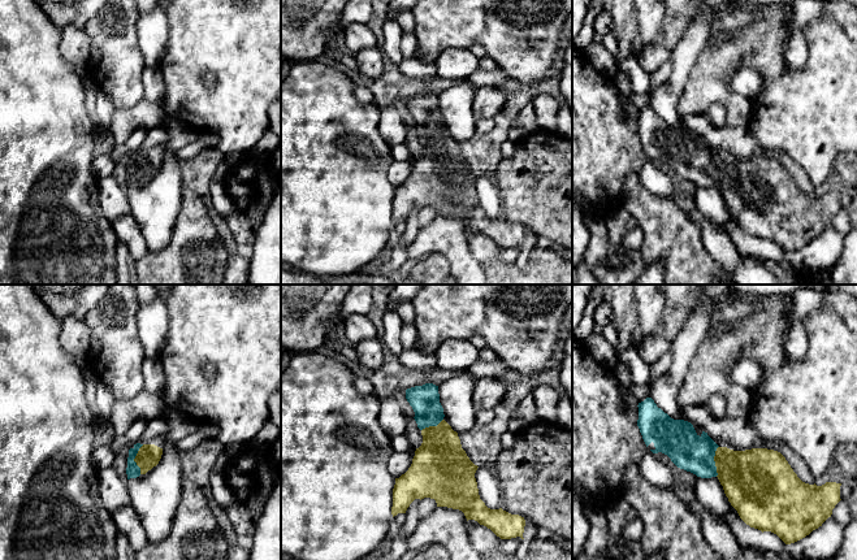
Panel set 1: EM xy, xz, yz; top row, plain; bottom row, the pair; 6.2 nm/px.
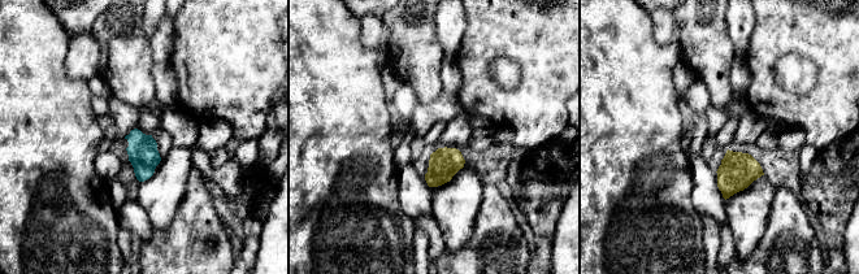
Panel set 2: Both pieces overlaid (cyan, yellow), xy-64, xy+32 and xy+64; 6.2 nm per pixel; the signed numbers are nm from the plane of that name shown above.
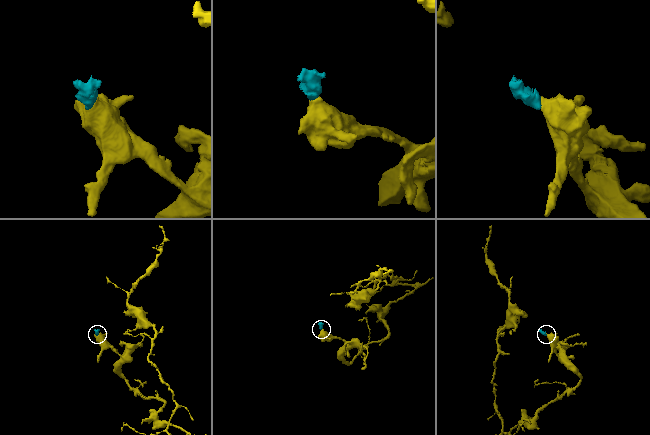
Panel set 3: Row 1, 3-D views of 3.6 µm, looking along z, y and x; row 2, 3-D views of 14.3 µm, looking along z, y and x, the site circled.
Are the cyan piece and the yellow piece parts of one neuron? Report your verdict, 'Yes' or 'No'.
Yes

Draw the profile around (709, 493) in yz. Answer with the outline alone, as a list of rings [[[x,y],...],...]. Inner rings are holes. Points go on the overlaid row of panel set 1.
[[[697,477],[694,483],[696,500],[727,524],[728,513],[735,508],[728,502],[718,477]]]

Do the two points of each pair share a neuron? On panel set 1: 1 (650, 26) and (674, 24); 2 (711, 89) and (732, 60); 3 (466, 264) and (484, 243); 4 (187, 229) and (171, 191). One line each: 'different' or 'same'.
1: different
2: same
3: different
4: different

